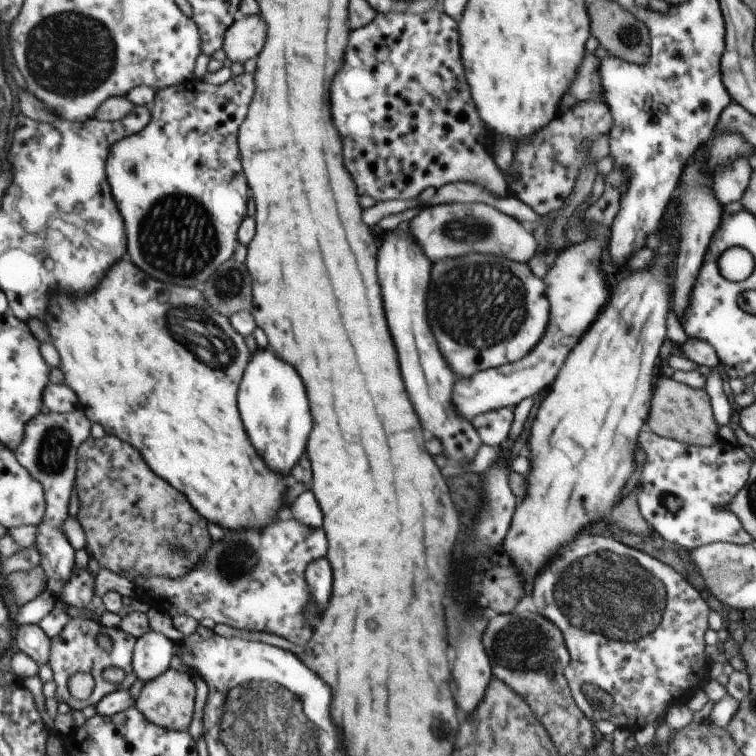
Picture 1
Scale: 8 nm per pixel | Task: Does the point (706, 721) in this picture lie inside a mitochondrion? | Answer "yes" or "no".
no

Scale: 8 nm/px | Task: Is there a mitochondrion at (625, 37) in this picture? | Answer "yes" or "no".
yes

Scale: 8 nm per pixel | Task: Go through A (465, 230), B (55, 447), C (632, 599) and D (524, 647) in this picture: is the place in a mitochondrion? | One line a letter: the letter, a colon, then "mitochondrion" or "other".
A: mitochondrion
B: mitochondrion
C: mitochondrion
D: mitochondrion

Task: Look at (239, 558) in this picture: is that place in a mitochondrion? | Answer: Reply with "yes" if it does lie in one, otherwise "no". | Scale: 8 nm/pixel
yes

